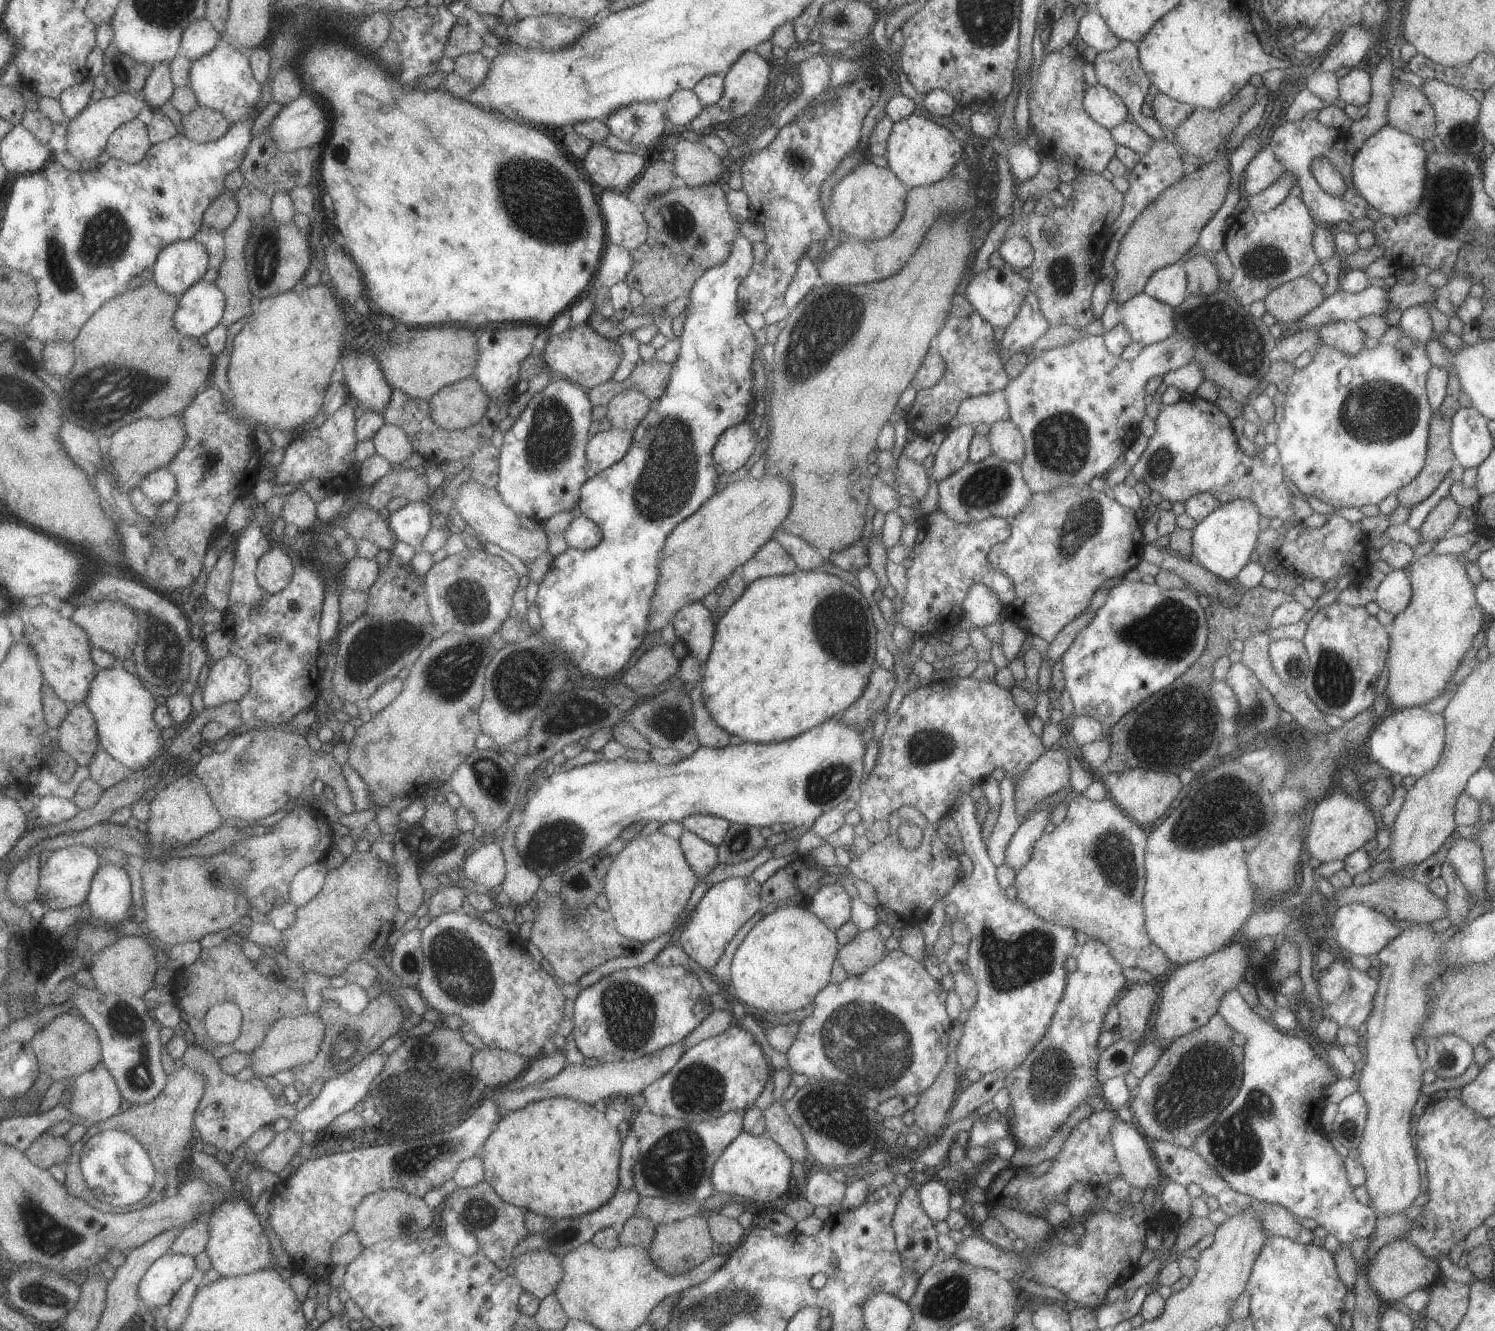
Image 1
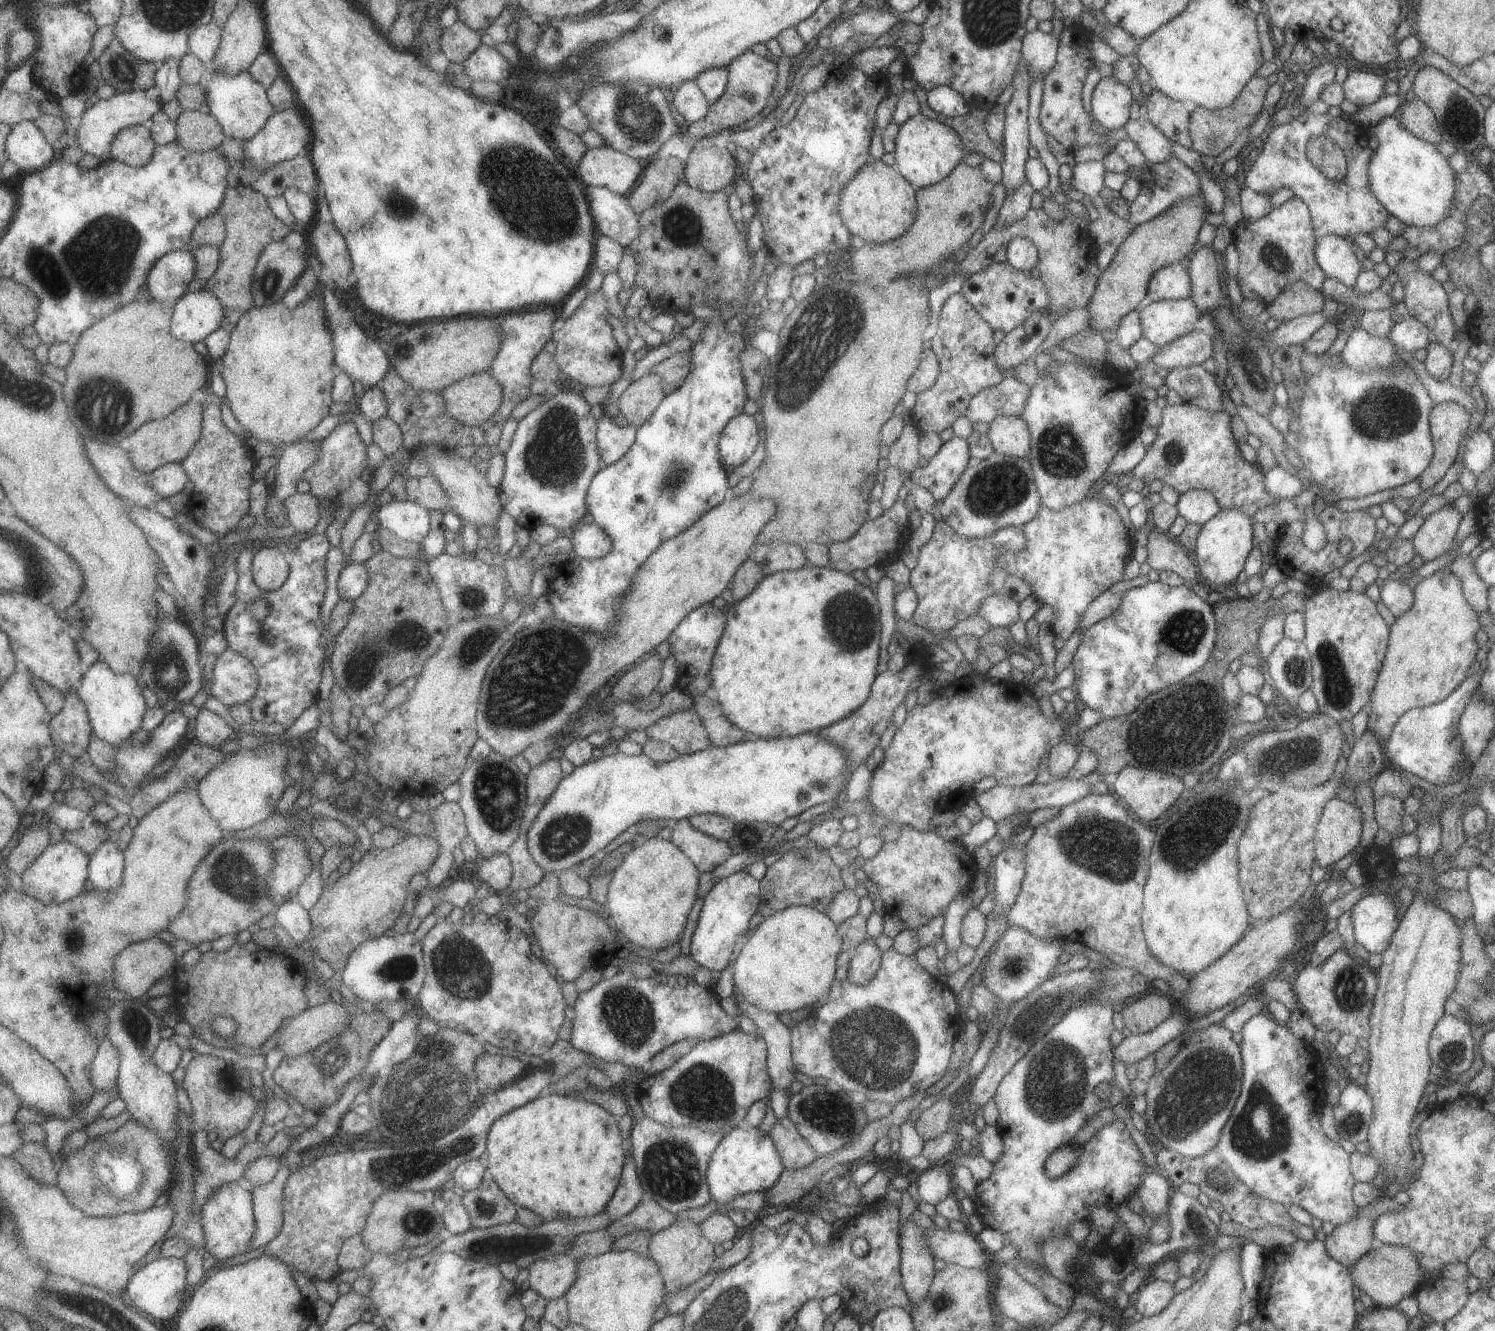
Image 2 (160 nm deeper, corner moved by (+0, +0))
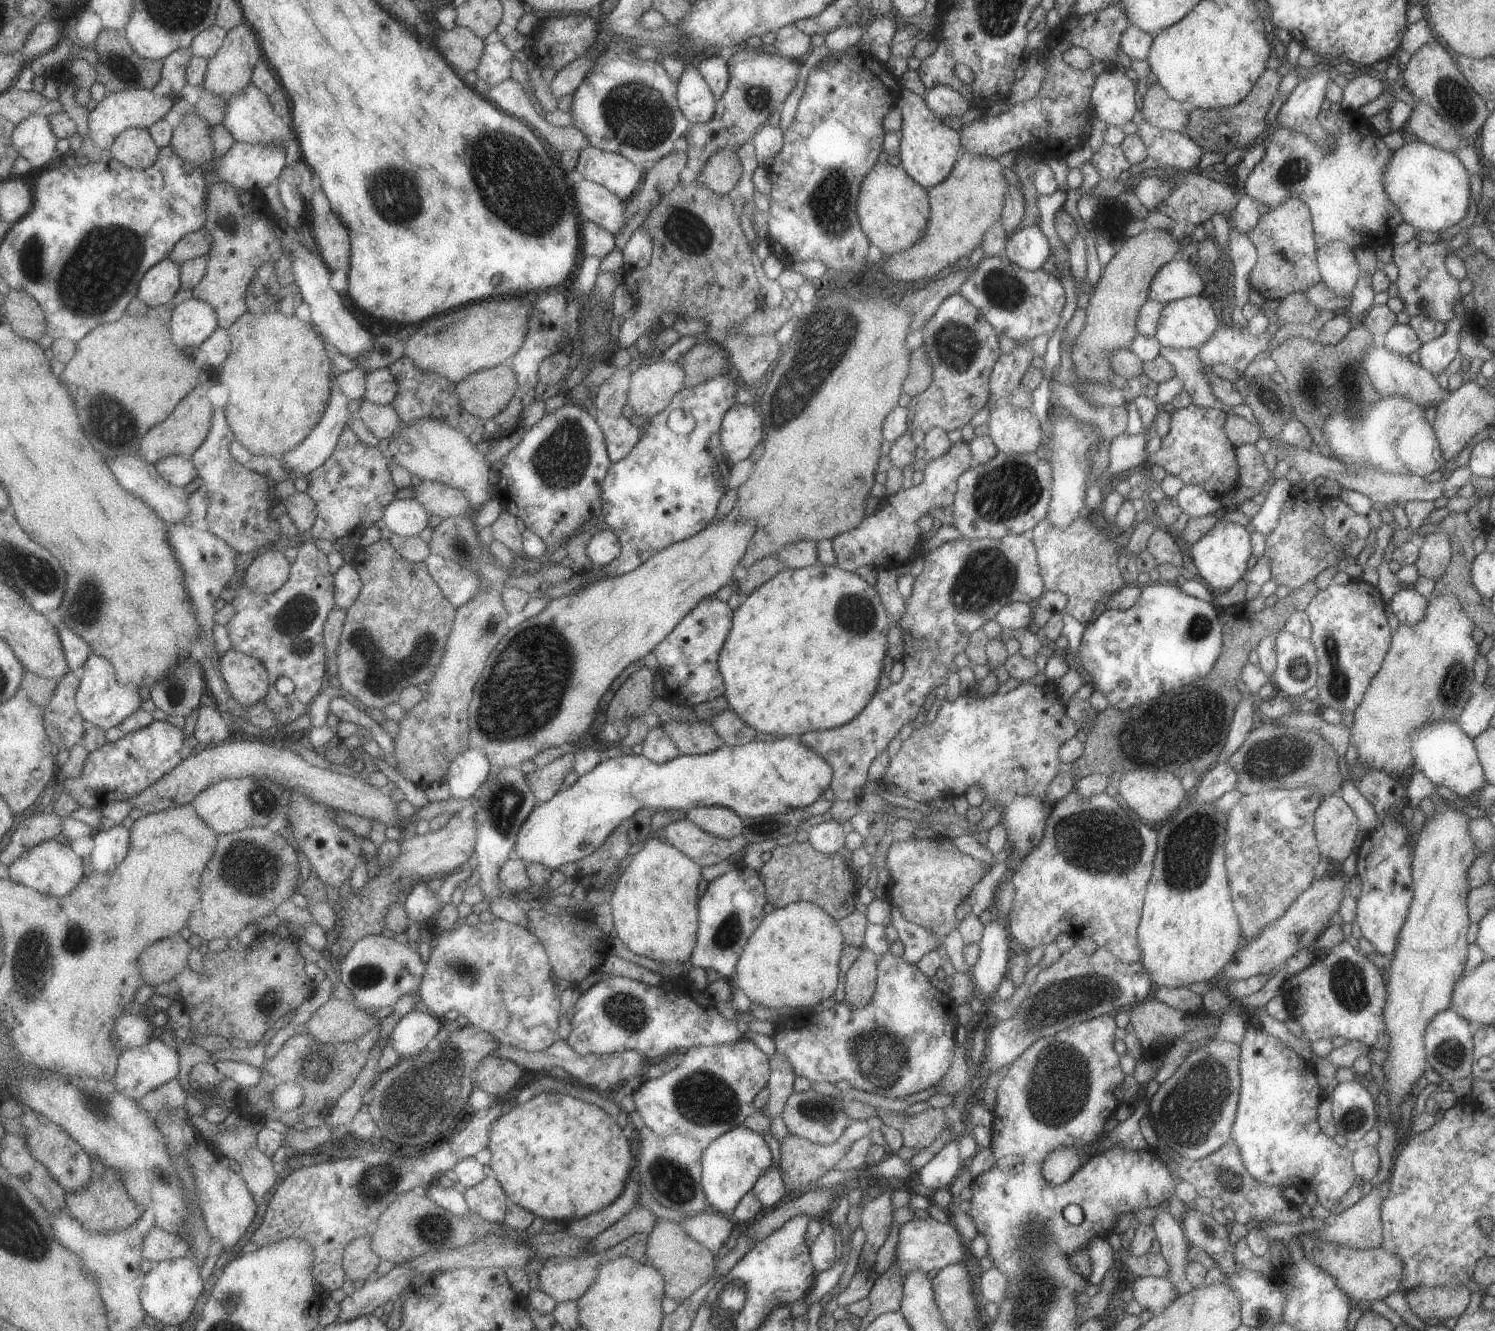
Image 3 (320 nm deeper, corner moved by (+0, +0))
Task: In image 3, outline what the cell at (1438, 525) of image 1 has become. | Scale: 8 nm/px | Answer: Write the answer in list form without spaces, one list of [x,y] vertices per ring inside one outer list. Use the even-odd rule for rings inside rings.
[[[1436,532],[1423,537],[1418,557],[1414,562],[1416,571],[1423,578],[1434,582],[1439,580],[1450,563],[1450,544],[1444,532]]]

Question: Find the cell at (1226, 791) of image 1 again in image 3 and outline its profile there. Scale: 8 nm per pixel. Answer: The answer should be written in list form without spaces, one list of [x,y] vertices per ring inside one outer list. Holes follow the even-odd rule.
[[[1189,804],[1187,818],[1171,818],[1159,828],[1157,852],[1152,860],[1152,873],[1145,892],[1143,912],[1138,922],[1136,937],[1140,950],[1139,962],[1158,987],[1178,989],[1193,982],[1215,982],[1227,961],[1241,948],[1242,934],[1239,921],[1227,888],[1223,840],[1225,840],[1225,814],[1217,812],[1211,804]],[[1205,824],[1207,824],[1207,876],[1205,876]]]

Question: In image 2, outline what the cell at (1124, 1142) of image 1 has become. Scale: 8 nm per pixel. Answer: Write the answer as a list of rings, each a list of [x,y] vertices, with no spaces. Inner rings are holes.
[[[1146,1166],[1146,1171],[1141,1177],[1140,1185],[1136,1190],[1142,1202],[1142,1208],[1147,1216],[1153,1221],[1158,1216],[1164,1215],[1168,1210],[1168,1200],[1170,1199],[1171,1184],[1161,1175],[1159,1169],[1153,1170]]]

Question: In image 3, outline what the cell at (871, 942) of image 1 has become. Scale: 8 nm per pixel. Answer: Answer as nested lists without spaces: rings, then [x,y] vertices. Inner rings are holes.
[[[863,949],[846,970],[844,1003],[851,1009],[860,1009],[871,1002],[876,985],[876,966],[879,957]]]

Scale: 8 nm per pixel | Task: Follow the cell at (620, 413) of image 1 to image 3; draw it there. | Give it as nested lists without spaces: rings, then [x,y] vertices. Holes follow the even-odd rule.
[[[653,360],[640,365],[630,376],[627,404],[634,414],[648,420],[661,412],[672,396],[684,388],[685,371],[679,362]]]

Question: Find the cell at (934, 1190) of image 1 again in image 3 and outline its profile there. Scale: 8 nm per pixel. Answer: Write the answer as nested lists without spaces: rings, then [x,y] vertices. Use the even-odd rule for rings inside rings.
[[[958,1140],[945,1144],[931,1160],[917,1171],[919,1182],[927,1188],[933,1190],[947,1186],[956,1178],[956,1172],[963,1165],[959,1158]]]

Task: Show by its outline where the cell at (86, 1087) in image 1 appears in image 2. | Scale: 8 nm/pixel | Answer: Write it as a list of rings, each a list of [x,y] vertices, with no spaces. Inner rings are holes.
[[[103,1038],[94,1058],[92,1081],[97,1091],[108,1091],[118,1084],[121,1053],[110,1038]]]

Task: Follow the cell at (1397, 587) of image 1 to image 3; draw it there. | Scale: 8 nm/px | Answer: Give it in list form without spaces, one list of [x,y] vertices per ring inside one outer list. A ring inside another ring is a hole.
[[[1400,586],[1389,601],[1391,610],[1399,623],[1417,624],[1423,617],[1427,598],[1416,593],[1412,586]]]

